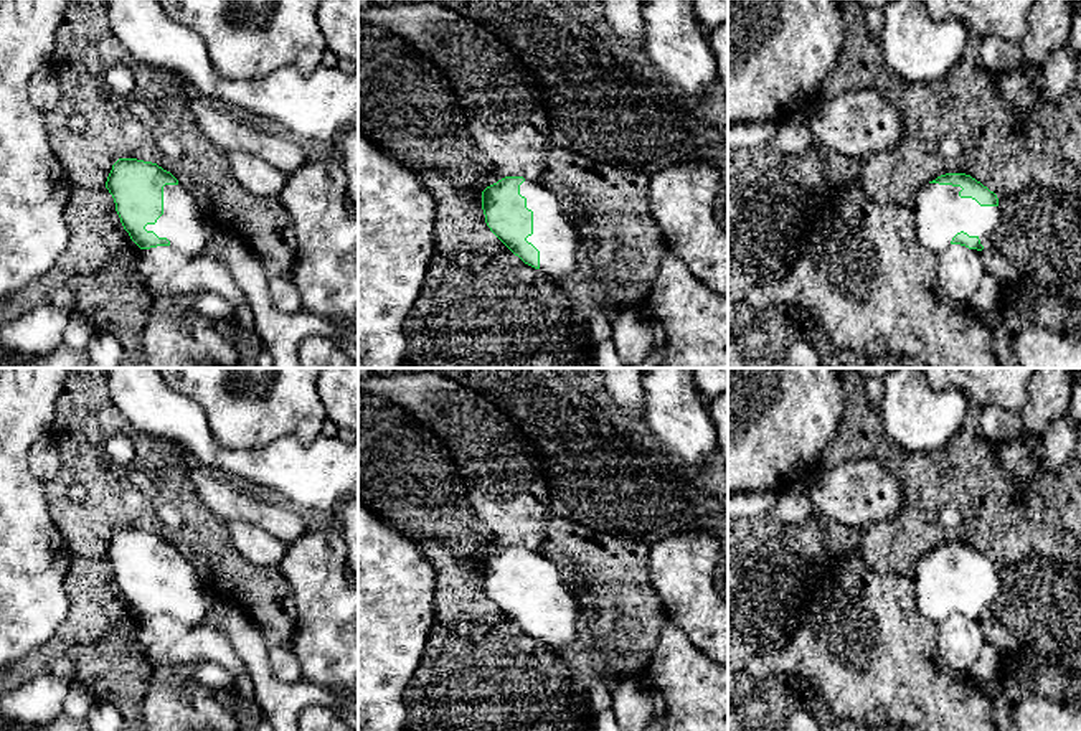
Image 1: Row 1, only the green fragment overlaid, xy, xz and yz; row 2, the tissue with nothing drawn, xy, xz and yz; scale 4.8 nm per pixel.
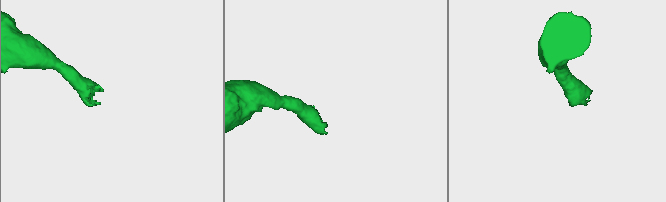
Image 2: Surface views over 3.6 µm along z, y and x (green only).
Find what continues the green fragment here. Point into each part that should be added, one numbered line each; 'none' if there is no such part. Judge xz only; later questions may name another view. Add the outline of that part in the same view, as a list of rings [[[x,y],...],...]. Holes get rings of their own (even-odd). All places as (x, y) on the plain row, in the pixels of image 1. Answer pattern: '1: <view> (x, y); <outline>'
1: xz (553, 606); [[[530,549],[520,554],[520,564],[533,581],[533,604],[526,611],[540,620],[540,640],[551,648],[569,645],[576,637],[579,612],[559,568],[541,553]]]

